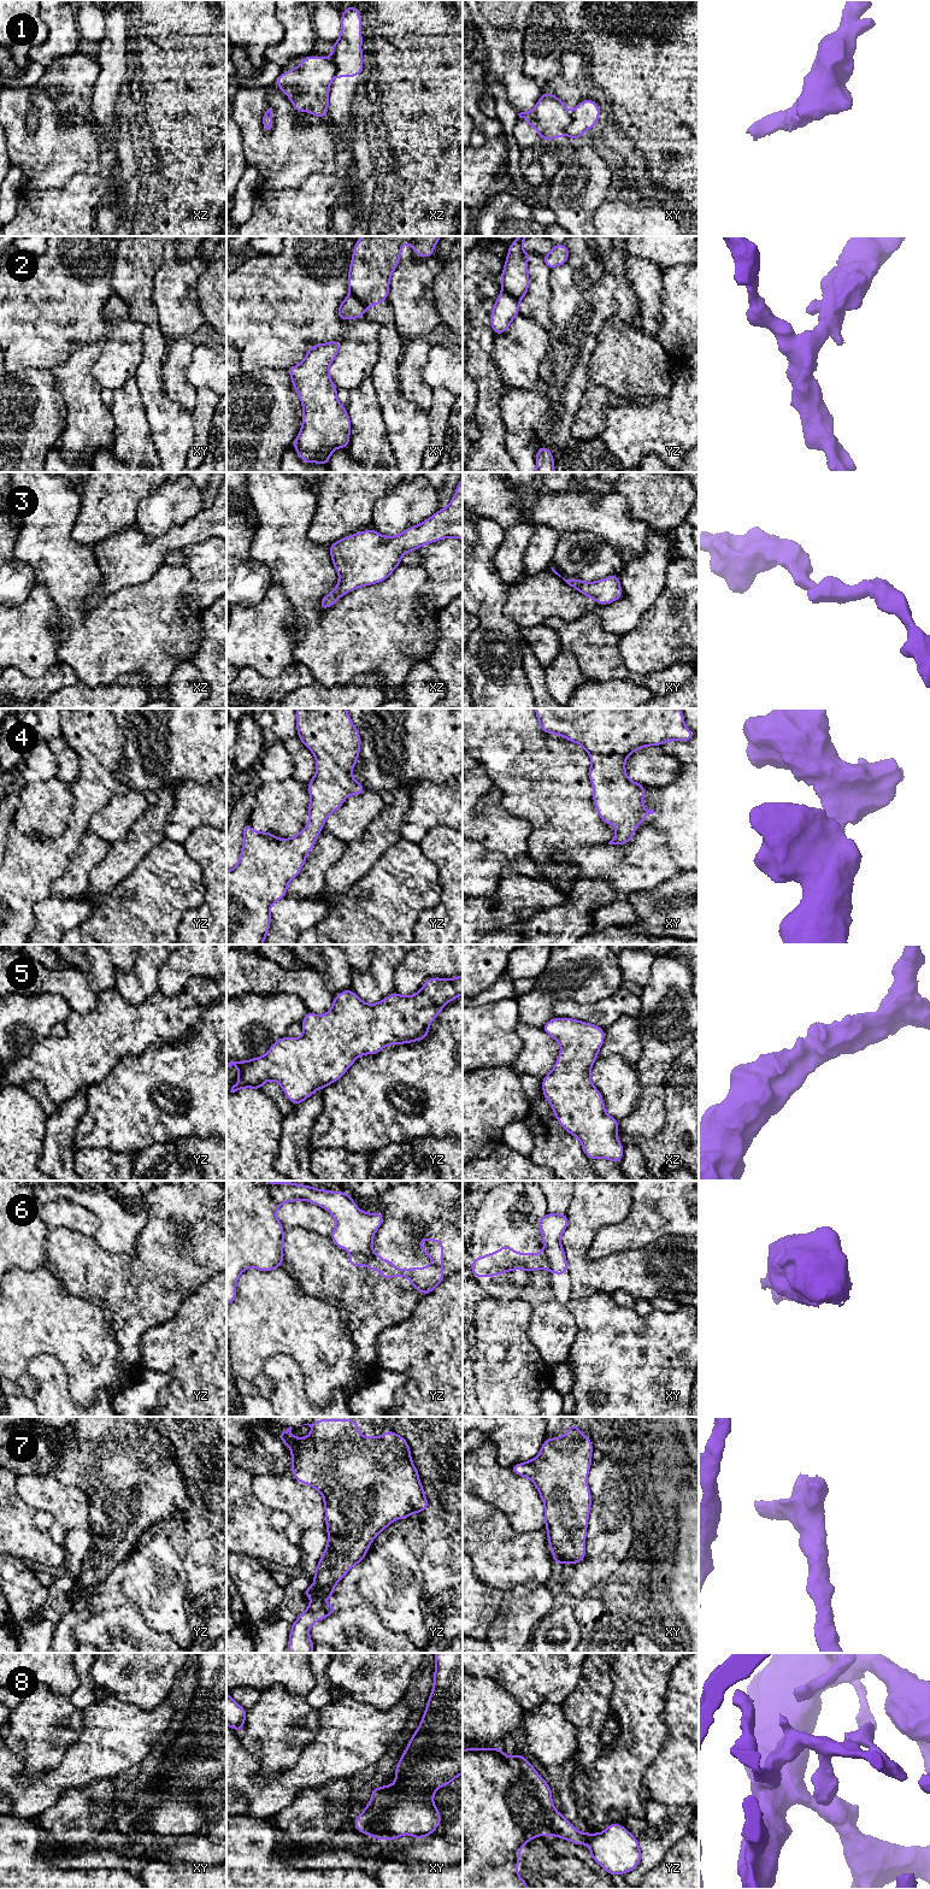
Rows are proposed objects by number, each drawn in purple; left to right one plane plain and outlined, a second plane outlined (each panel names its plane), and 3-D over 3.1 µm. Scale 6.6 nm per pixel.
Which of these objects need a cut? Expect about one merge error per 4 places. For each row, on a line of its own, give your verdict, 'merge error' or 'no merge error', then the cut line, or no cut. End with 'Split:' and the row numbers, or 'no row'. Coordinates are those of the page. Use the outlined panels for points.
1: merge error | xy (572, 118), (565, 130)
2: merge error | yz (502, 289), (519, 301)
3: no merge error | no cut
4: no merge error | no cut
5: no merge error | no cut
6: merge error | yz (352, 1253), (366, 1257), (374, 1254)
7: no merge error | no cut
8: no merge error | no cut
Split: 1, 2, 6

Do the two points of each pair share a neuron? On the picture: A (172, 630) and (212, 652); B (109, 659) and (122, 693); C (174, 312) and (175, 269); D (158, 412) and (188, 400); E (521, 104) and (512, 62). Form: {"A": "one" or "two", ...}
{"A": "two", "B": "two", "C": "one", "D": "two", "E": "one"}

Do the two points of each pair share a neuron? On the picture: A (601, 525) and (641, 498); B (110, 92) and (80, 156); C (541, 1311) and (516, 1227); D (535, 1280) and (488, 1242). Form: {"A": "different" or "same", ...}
{"A": "different", "B": "different", "C": "same", "D": "same"}

